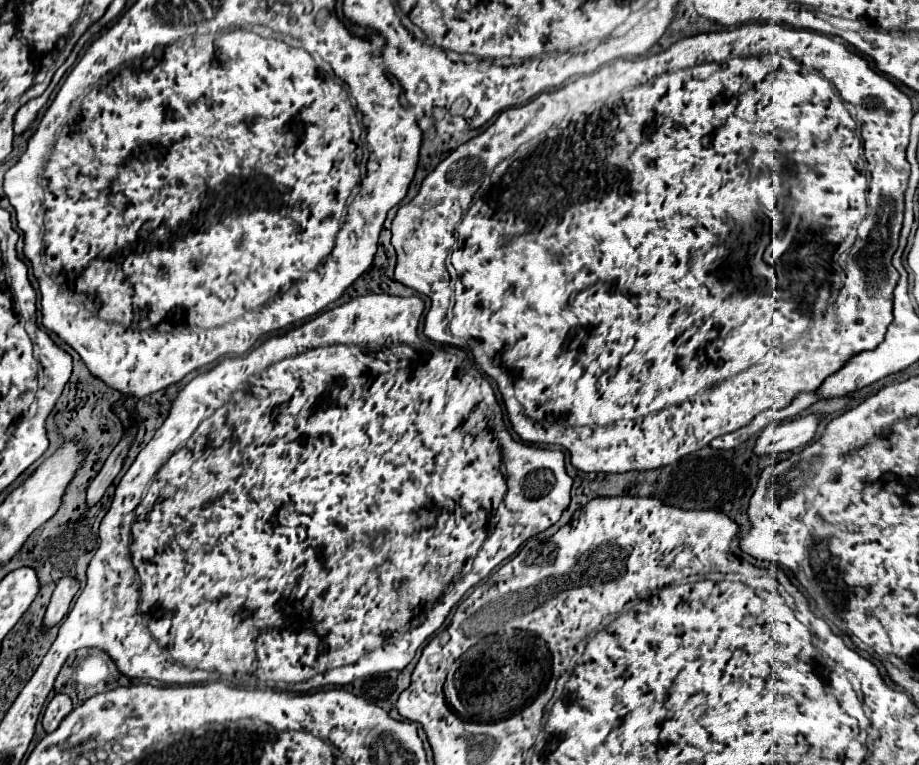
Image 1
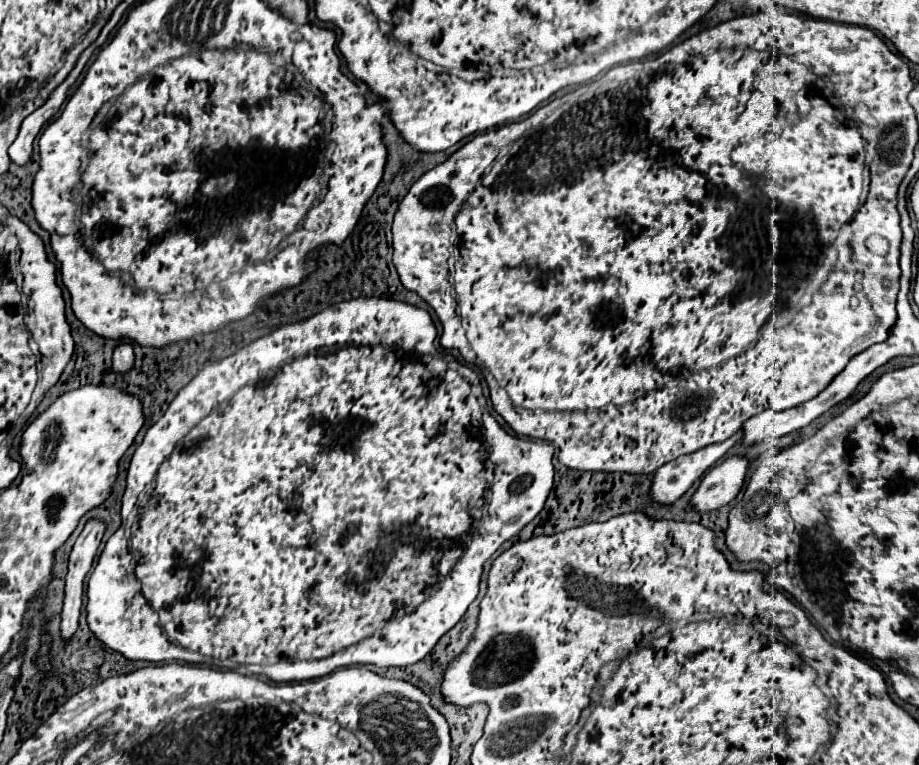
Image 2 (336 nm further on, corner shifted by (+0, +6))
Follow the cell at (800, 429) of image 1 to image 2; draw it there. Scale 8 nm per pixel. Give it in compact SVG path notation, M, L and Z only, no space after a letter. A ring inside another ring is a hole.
M728 457L720 465L712 467L700 481L690 503L698 513L716 511L732 503L744 485L744 477L750 461L744 457Z

